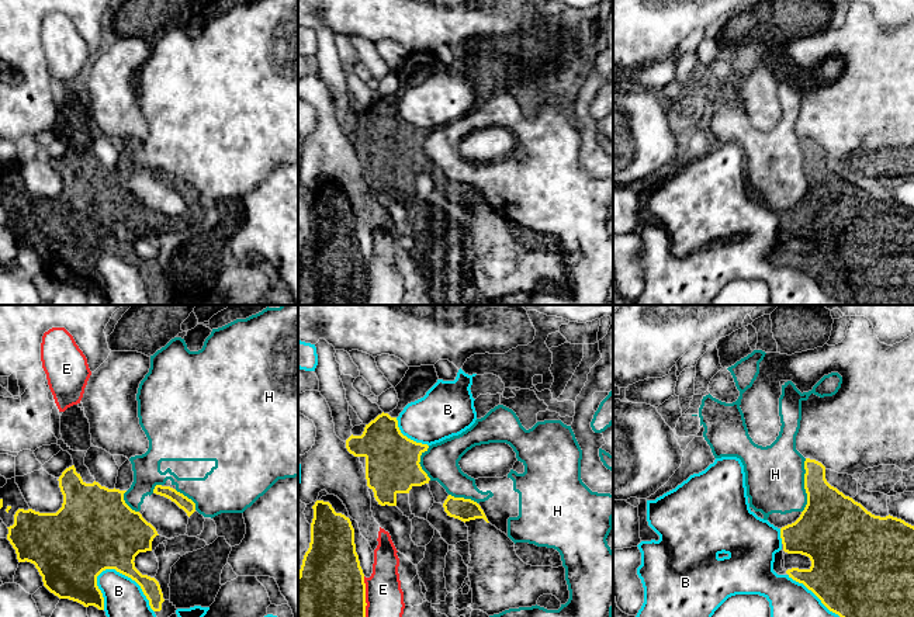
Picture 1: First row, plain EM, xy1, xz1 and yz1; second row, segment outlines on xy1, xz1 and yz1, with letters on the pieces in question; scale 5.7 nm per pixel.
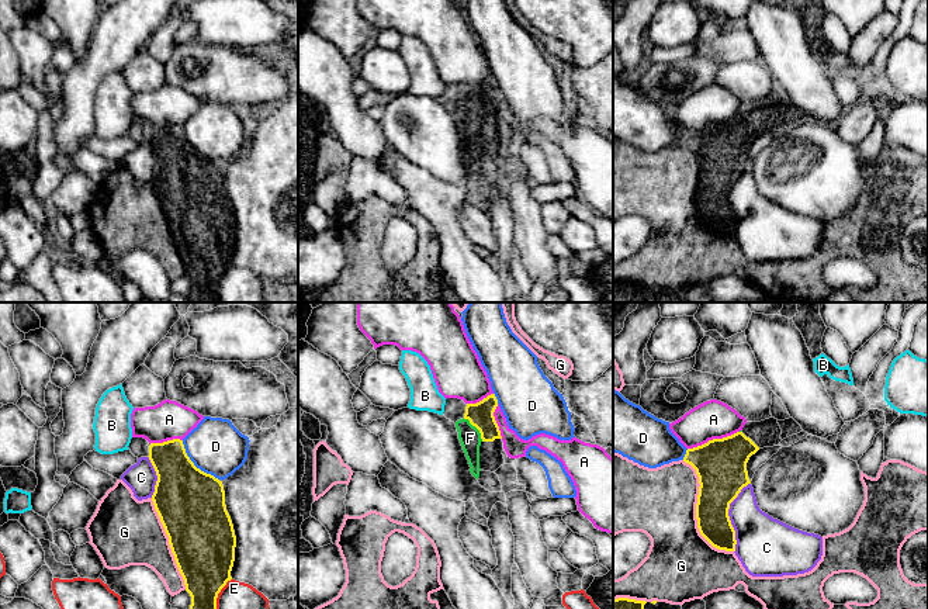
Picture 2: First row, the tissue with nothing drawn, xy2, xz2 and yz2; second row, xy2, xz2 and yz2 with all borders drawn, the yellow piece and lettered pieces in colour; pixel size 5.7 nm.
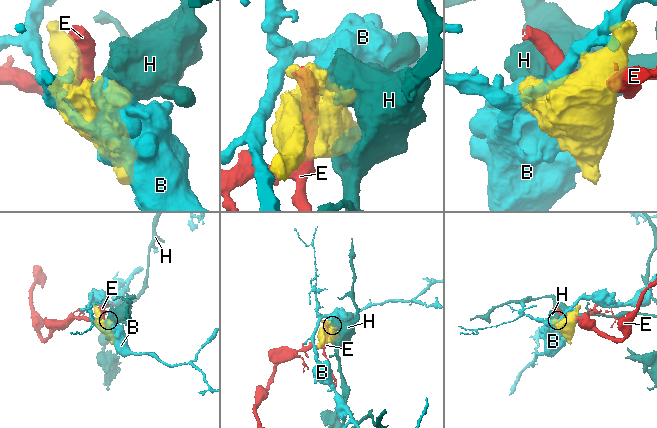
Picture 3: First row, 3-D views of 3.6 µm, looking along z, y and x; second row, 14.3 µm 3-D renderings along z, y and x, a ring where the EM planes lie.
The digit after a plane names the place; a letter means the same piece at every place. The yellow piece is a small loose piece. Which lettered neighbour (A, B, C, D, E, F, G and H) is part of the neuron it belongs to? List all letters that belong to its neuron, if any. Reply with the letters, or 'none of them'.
F

